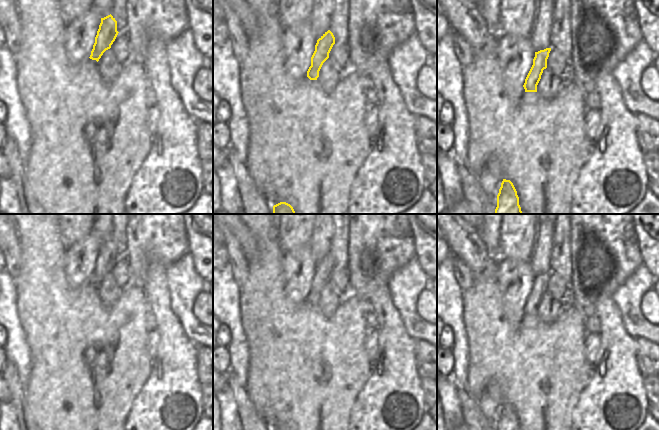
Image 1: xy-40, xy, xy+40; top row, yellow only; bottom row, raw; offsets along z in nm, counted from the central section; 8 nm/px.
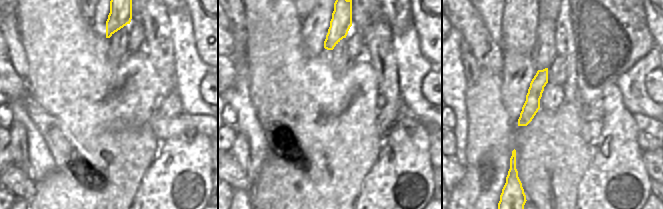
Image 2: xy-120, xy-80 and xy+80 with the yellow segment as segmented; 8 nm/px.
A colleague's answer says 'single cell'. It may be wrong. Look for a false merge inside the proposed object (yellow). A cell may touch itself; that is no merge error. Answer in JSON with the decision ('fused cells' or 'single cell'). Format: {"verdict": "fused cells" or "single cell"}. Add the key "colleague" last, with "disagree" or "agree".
{"verdict": "single cell", "colleague": "agree"}

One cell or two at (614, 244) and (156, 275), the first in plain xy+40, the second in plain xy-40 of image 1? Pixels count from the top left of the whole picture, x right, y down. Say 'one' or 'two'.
two

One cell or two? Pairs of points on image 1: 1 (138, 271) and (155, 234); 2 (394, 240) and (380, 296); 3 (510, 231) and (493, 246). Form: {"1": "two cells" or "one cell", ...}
{"1": "one cell", "2": "two cells", "3": "two cells"}

